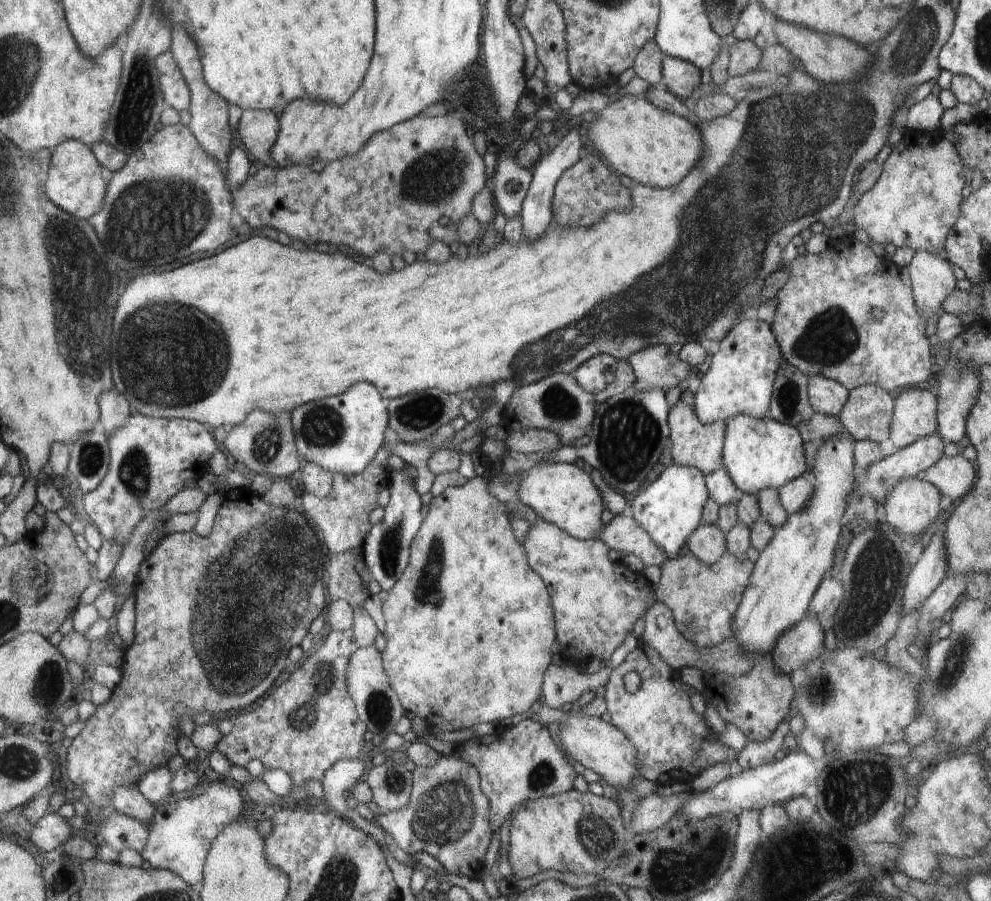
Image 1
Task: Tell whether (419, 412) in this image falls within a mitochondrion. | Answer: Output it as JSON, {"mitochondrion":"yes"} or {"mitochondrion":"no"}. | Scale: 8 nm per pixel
{"mitochondrion":"yes"}

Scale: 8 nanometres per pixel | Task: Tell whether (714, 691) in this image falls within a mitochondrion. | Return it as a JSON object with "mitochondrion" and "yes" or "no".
{"mitochondrion":"no"}

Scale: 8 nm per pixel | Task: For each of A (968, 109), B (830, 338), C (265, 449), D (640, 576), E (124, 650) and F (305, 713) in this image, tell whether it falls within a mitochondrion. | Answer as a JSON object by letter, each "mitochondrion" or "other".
{"A":"other","B":"mitochondrion","C":"mitochondrion","D":"other","E":"other","F":"mitochondrion"}

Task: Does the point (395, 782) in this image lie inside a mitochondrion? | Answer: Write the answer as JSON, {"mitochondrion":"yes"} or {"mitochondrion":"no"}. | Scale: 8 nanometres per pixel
{"mitochondrion":"yes"}

